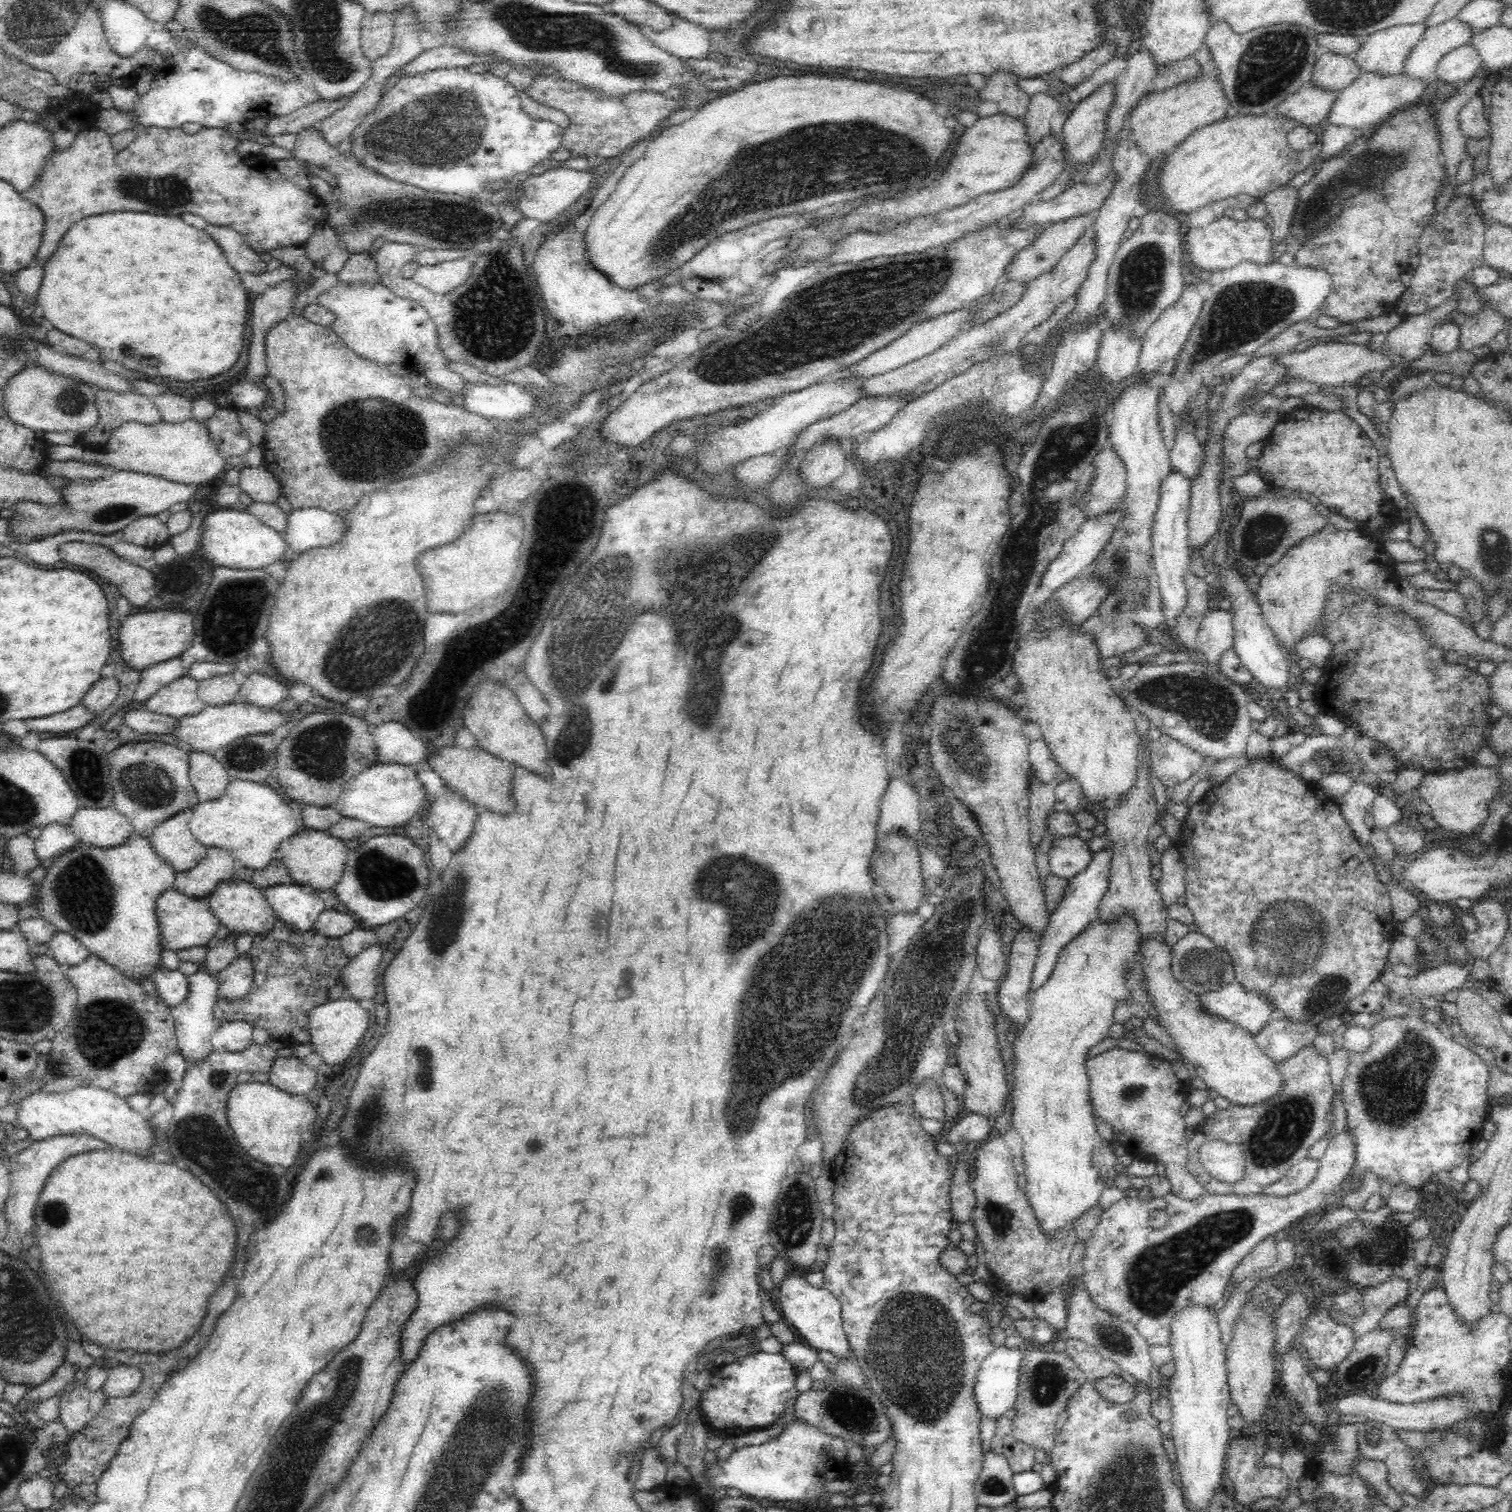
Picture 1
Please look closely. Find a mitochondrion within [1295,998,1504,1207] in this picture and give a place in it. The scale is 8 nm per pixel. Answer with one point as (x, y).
(1391, 1093)

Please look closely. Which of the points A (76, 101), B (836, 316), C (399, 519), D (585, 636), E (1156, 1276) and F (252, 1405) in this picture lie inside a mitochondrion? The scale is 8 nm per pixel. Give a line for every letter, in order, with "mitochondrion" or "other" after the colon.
A: other
B: mitochondrion
C: other
D: mitochondrion
E: mitochondrion
F: other

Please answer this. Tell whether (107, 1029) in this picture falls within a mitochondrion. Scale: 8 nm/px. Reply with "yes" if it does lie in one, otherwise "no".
yes

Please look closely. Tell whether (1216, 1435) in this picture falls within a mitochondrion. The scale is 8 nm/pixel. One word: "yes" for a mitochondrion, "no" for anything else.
no

